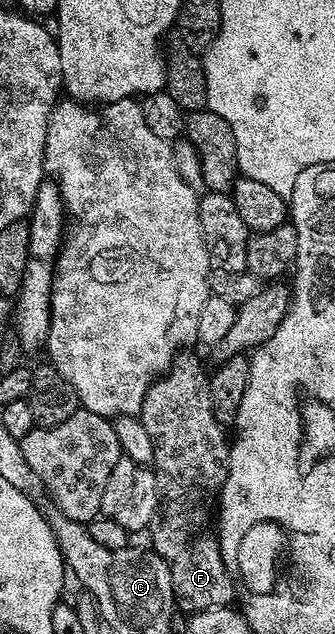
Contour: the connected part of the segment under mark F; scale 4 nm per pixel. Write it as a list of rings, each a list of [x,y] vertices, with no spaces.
[[[193,350],[178,352],[173,365],[153,381],[143,398],[139,415],[151,437],[151,467],[159,482],[159,506],[151,525],[151,548],[170,568],[176,607],[180,611],[182,608],[185,614],[192,614],[232,605],[235,600],[235,580],[227,562],[221,557],[221,542],[215,531],[215,509],[229,469],[230,441],[227,436],[225,440],[226,429],[211,410],[209,376],[201,369],[201,360]]]

